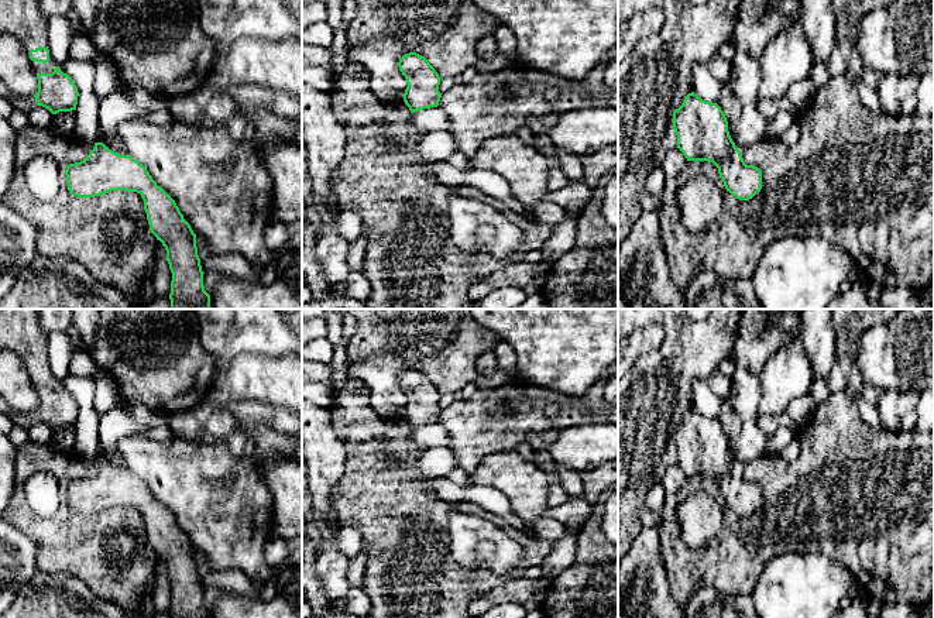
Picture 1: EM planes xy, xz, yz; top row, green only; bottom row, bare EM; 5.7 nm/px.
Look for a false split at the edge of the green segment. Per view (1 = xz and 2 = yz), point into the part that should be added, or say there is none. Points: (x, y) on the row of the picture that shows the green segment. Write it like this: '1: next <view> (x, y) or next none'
1: next none
2: next none

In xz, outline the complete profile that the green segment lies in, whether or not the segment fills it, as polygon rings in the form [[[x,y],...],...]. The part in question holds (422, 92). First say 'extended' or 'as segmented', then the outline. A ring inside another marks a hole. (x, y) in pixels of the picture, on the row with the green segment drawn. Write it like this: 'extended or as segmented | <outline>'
as segmented | [[[405,54],[398,62],[399,71],[406,79],[404,102],[412,113],[437,107],[442,93],[439,92],[440,76],[429,61],[416,54]]]

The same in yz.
as segmented | [[[694,92],[673,111],[677,148],[687,161],[710,161],[718,168],[725,189],[739,200],[749,200],[762,189],[762,171],[746,165],[735,147],[728,121],[717,103],[705,102]]]

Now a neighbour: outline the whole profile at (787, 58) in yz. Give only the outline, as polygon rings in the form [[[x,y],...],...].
[[[800,21],[782,30],[766,44],[759,66],[758,100],[786,97],[793,83],[810,78],[813,52]]]

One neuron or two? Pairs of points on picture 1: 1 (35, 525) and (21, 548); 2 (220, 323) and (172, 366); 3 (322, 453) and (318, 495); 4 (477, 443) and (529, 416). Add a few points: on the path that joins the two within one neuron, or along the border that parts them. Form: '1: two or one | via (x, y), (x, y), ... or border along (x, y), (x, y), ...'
1: two | border along (14, 525), (37, 545), (38, 567)
2: two | border along (196, 323), (199, 343), (215, 359), (219, 368)
3: one | via (322, 463), (320, 486)
4: one | via (490, 431), (501, 419), (517, 418)

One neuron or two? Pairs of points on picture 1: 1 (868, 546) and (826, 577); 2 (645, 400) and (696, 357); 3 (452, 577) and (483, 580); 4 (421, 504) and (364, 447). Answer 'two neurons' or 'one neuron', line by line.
1: two neurons
2: one neuron
3: one neuron
4: one neuron

